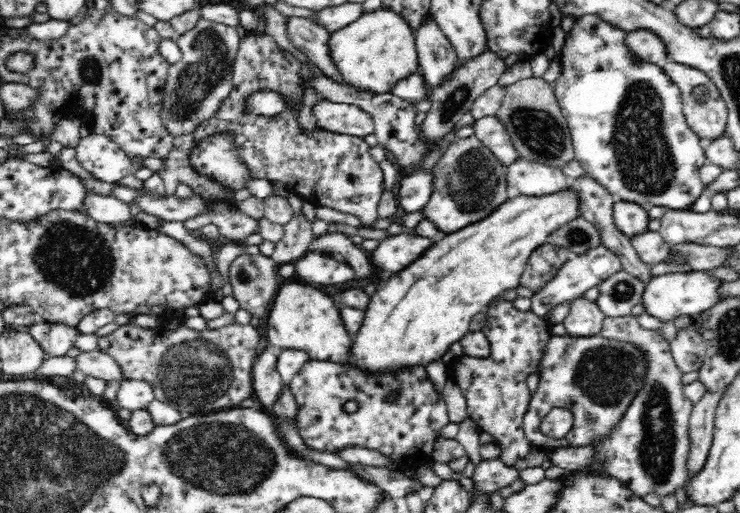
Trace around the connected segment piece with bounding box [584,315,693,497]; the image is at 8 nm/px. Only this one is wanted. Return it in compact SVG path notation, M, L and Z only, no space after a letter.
M606 317L600 334L604 338L614 338L631 341L647 354L647 375L642 390L630 403L624 416L615 426L610 436L605 440L595 443L599 458L603 465L590 467L585 472L606 472L628 485L638 496L646 496L655 492L657 495L675 492L683 483L688 481L686 473L686 456L688 456L688 418L692 412L691 400L684 395L681 377L682 372L676 367L671 355L671 345L667 342L662 332L660 340L656 340L653 331L644 329L639 325L636 317Z

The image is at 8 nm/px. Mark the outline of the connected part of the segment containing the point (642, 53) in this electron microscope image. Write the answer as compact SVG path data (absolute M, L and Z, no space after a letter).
M650 30L632 31L625 37L625 44L641 62L654 64L660 69L670 62L665 46Z

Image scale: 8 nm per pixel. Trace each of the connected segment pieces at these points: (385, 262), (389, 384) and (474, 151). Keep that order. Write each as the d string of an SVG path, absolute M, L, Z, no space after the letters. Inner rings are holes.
M401 233L380 240L378 247L370 254L370 262L381 275L394 274L402 270L406 265L414 262L416 258L431 244L433 240L416 234Z
M310 359L290 381L289 387L299 406L297 426L303 443L310 449L314 448L320 452L325 450L334 453L344 446L361 446L378 450L390 456L392 460L402 460L406 456L416 456L420 452L424 454L426 450L430 456L430 448L433 448L443 428L450 423L445 400L434 389L427 370L420 366L400 371L391 377L390 375L372 377L344 363ZM393 391L398 392L397 398L387 400L386 397ZM350 400L358 402L358 412L352 412L352 414L344 412L344 404Z
M474 134L452 140L433 169L434 192L422 211L425 218L444 233L456 232L486 218L509 199L508 167L500 163L496 155Z

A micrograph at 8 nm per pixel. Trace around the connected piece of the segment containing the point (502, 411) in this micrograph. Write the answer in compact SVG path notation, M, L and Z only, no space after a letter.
M498 294L486 304L484 328L480 330L490 342L490 354L486 358L462 354L451 368L451 379L460 387L466 399L469 418L482 431L494 437L495 444L502 448L498 460L508 466L514 466L517 459L522 460L532 450L523 429L523 416L532 398L526 378L539 370L553 335L551 326L548 318L540 317L531 310L518 310L512 300Z

